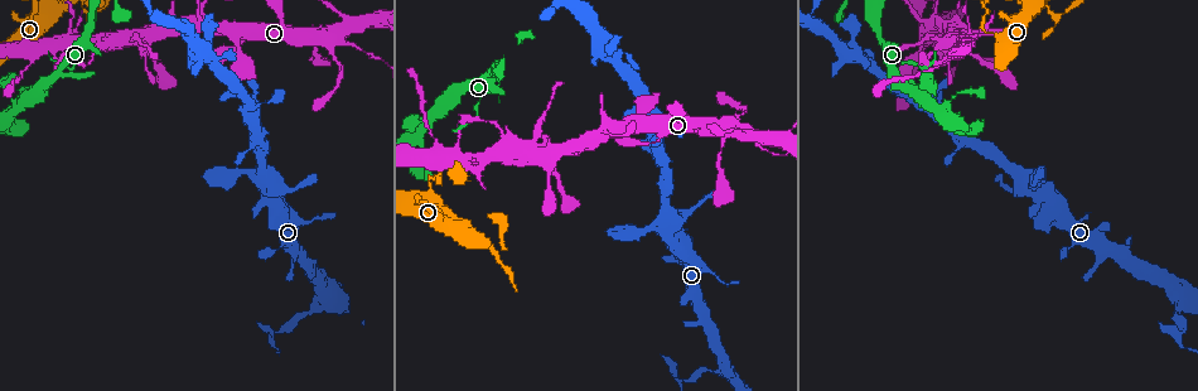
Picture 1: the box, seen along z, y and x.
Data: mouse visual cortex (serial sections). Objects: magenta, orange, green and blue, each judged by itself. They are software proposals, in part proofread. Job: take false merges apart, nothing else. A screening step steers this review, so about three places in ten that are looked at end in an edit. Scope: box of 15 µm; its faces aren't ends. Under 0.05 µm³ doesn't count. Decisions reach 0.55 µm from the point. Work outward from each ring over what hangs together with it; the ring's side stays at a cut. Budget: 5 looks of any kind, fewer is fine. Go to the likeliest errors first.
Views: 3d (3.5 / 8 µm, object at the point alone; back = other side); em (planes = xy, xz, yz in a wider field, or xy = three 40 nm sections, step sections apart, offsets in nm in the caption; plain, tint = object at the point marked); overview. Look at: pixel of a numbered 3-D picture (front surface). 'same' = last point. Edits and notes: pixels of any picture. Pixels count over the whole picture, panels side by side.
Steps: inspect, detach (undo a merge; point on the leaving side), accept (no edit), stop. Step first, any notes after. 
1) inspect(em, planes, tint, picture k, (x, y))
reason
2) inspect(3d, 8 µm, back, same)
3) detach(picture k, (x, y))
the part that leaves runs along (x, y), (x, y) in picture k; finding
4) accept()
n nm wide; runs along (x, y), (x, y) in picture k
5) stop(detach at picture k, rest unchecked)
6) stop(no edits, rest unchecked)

inspect(3d, 8 µm, picture 1, (491, 246))
thin neck

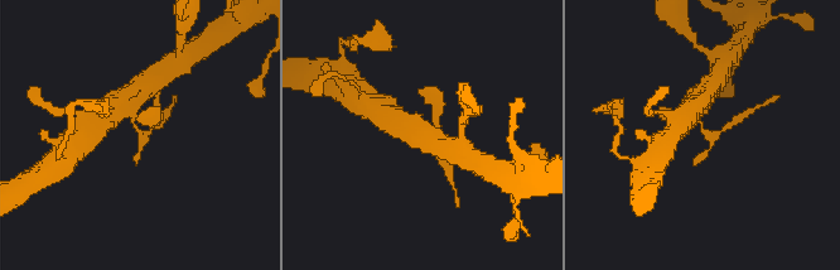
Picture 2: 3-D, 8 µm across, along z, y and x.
inspect(em, planes, tint, picture 2, (138, 127))

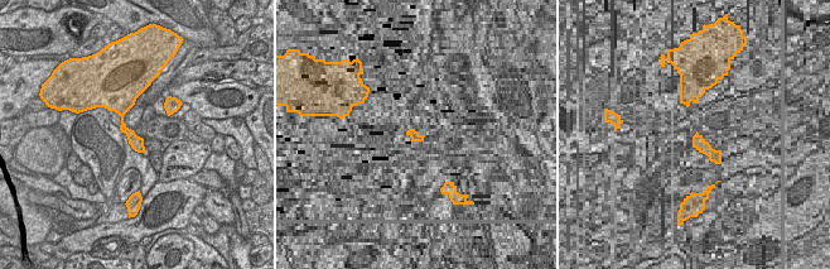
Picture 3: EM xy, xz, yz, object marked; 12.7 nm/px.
detach(picture 2, (143, 143))
the part that leaves runs along (701, 124), (714, 138), (735, 120) in picture 2; a second cell is stuck on

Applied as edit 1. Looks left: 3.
inspect(em, xy, step 1, tint, picture 1, (317, 33))
thin arm on a thick one

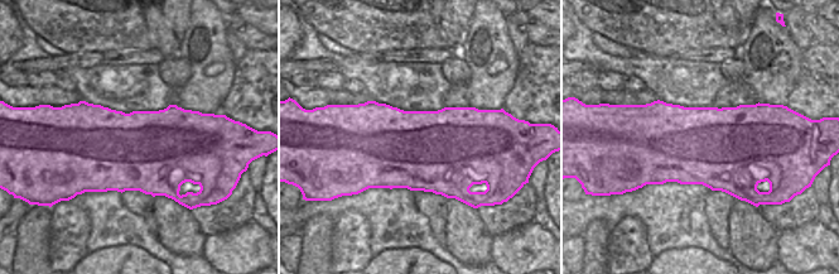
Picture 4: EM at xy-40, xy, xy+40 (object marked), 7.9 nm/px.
inspect(3d, 3.5 µm, same)
see where the arms go

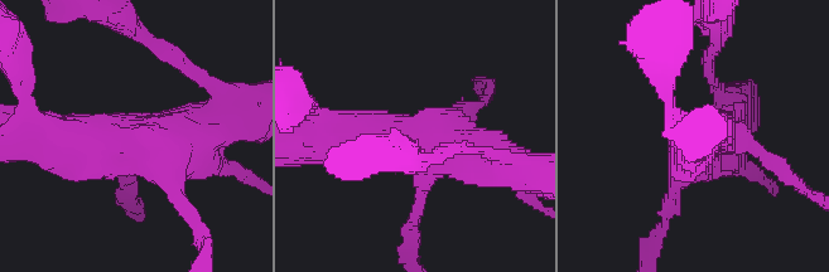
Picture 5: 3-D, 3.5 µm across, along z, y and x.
accept()
700 nm wide; runs along (326, 137), (470, 144), (492, 164) in picture 5; continuous, no second cell

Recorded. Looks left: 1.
stop(detach at picture 2, rest unchecked)

